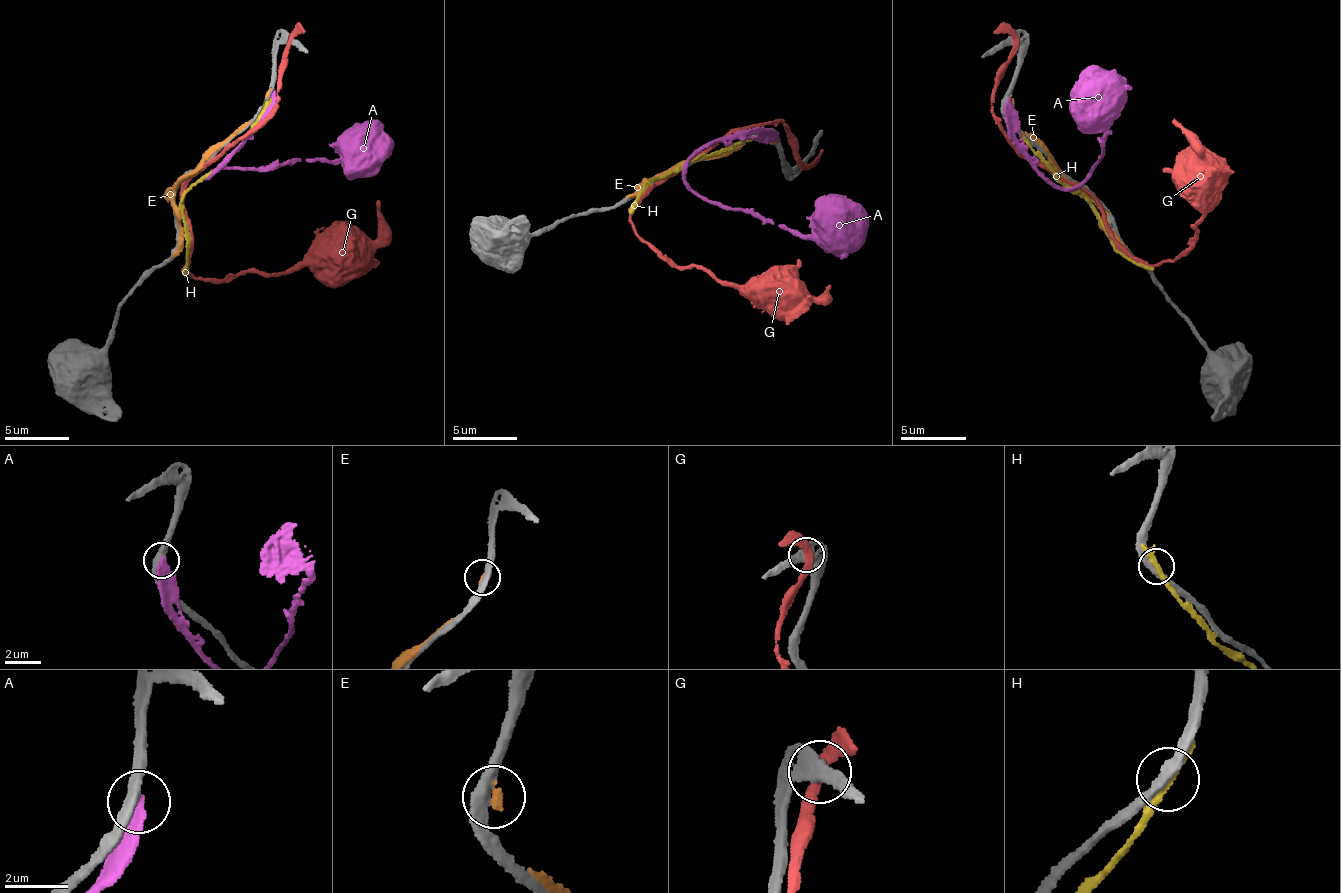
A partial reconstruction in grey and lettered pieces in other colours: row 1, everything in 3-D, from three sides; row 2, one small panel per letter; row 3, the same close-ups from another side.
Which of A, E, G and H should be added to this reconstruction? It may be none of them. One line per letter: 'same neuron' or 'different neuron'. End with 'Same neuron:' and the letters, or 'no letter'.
A: different neuron
E: different neuron
G: different neuron
H: different neuron
Same neuron: no letter

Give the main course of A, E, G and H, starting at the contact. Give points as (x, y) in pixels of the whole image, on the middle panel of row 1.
A: (776, 137), (727, 137), (698, 154), (686, 174), (708, 199), (753, 209), (803, 233), (851, 228), (868, 213)
E: (770, 141), (686, 161), (627, 198)
G: (805, 164), (775, 119), (719, 138), (651, 183), (632, 229), (732, 284), (830, 289)
H: (759, 138), (679, 164), (647, 182), (630, 215)

